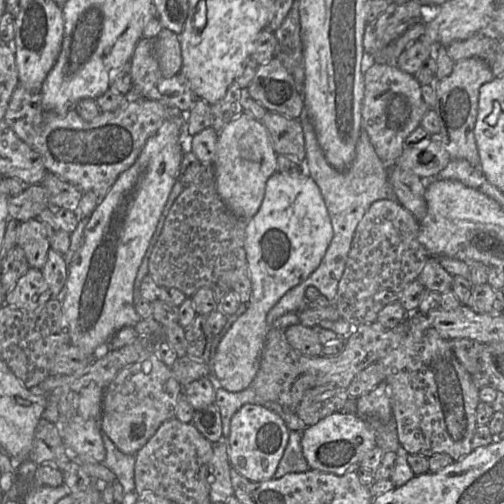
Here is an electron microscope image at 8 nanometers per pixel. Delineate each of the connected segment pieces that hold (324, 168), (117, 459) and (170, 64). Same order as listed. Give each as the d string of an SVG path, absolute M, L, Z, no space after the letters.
M306 114L304 118L299 118L298 120L301 122L305 140L306 157L304 168L321 191L331 219L333 238L316 270L306 280L286 292L268 311L266 316L268 329L280 316L288 312L299 312L308 307L309 300L305 296L305 291L309 286L316 287L320 294L325 296L330 302L335 300L338 292L338 284L344 273L358 224L375 201L382 199L396 200L388 181L388 165L377 156L369 136L363 128L357 141L356 156L351 167L345 172L338 172L326 161L318 144L313 125Z
M102 433L102 440L106 451L103 463L115 474L125 494L134 492L135 455L122 453L105 433Z
M162 29L154 40L155 55L162 78L178 75L182 68L182 55L179 35Z

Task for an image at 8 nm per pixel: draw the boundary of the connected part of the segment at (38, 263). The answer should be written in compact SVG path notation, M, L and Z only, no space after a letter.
M38 219L18 223L16 245L24 251L29 267L42 270L50 245L45 229Z

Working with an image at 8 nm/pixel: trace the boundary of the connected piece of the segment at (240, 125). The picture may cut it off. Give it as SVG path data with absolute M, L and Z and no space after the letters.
M242 112L218 133L214 174L216 190L230 211L249 220L259 210L266 182L277 170L277 154L265 126L251 115Z

